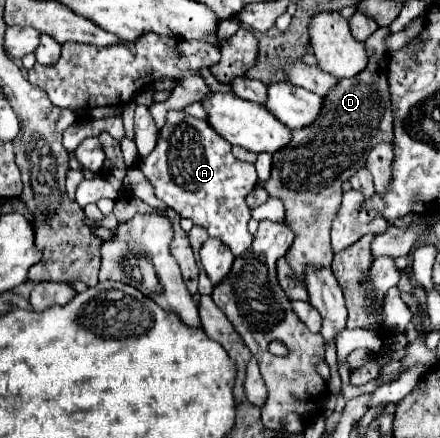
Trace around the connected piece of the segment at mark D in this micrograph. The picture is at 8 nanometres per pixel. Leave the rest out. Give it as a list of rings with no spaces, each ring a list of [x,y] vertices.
[[[388,29],[374,31],[366,41],[368,65],[352,79],[338,79],[338,83],[324,95],[324,105],[318,119],[302,129],[292,129],[288,145],[272,155],[272,171],[268,181],[258,185],[268,191],[272,199],[280,199],[286,209],[286,223],[296,233],[292,247],[286,253],[286,263],[302,285],[310,267],[330,267],[330,225],[342,203],[342,183],[352,173],[364,167],[366,153],[378,141],[392,139],[392,109],[386,79],[388,53],[384,51],[384,37]]]

